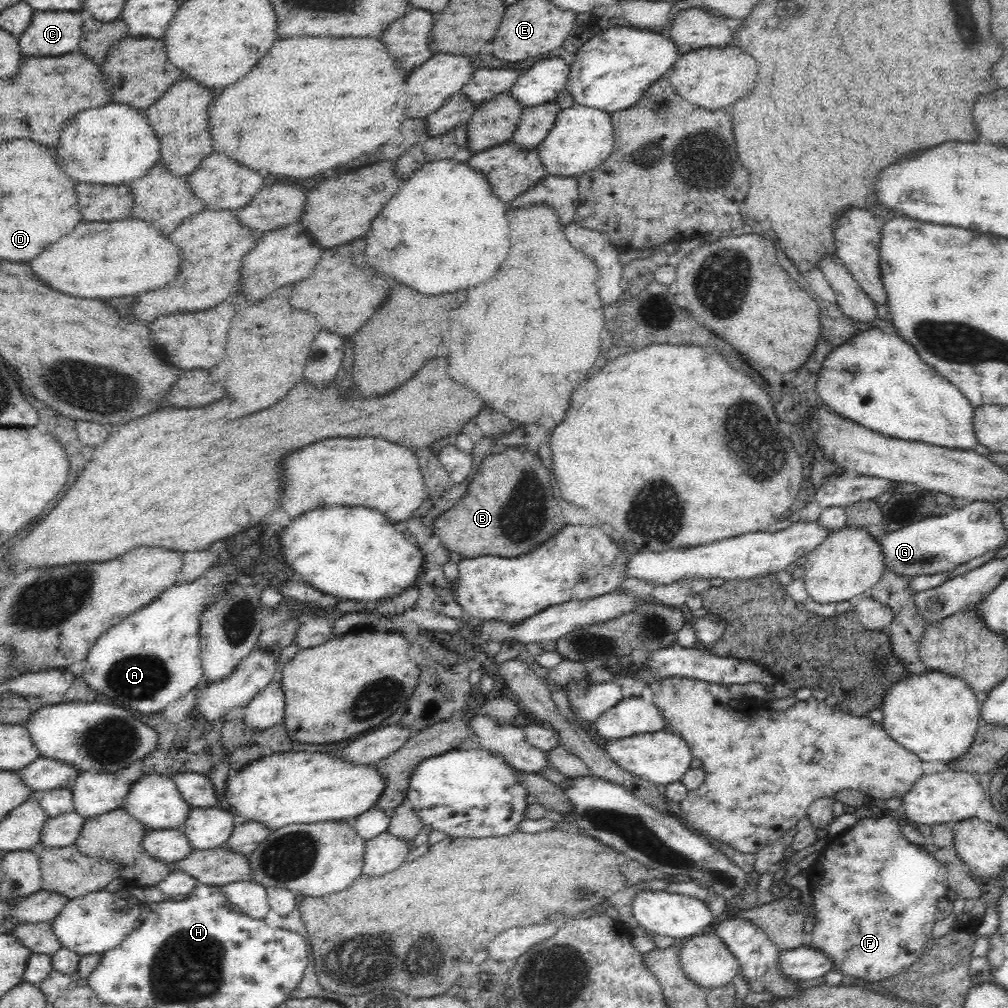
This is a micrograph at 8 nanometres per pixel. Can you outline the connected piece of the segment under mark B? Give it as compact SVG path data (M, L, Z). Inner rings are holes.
M526 446L508 447L508 450L500 454L485 457L460 502L452 509L444 511L433 522L432 531L440 538L441 547L468 558L486 555L517 557L530 552L532 548L554 536L557 530L564 526L564 516L560 510L562 507L558 506L558 500L554 500L552 496L550 474L540 460ZM510 510L516 510L516 518L510 516Z

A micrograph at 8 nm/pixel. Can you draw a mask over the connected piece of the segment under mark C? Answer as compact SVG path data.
M34 11L28 30L20 36L26 56L62 56L75 51L82 36L79 11Z

